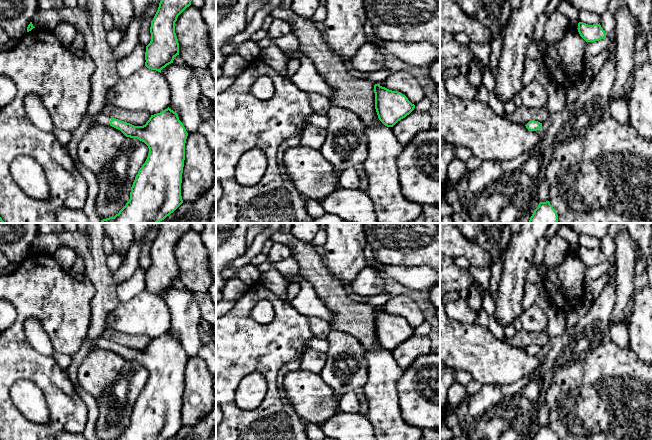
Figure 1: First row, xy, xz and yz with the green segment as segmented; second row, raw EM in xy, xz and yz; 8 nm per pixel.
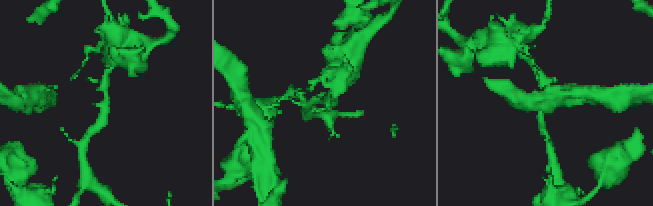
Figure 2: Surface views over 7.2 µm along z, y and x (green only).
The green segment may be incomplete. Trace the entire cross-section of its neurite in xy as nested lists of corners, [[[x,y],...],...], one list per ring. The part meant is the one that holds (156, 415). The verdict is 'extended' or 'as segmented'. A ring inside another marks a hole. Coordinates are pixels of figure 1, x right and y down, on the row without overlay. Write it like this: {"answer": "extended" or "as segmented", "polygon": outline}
{"answer": "extended", "polygon": [[[168,331],[160,337],[151,339],[145,349],[134,350],[102,336],[96,340],[95,346],[112,350],[126,361],[137,362],[149,372],[148,381],[131,411],[130,423],[115,440],[169,440],[173,437],[183,427],[181,407],[188,360],[178,338]]]}

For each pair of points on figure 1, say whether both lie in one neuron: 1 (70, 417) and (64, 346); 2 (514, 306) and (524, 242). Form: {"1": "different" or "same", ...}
{"1": "same", "2": "same"}

